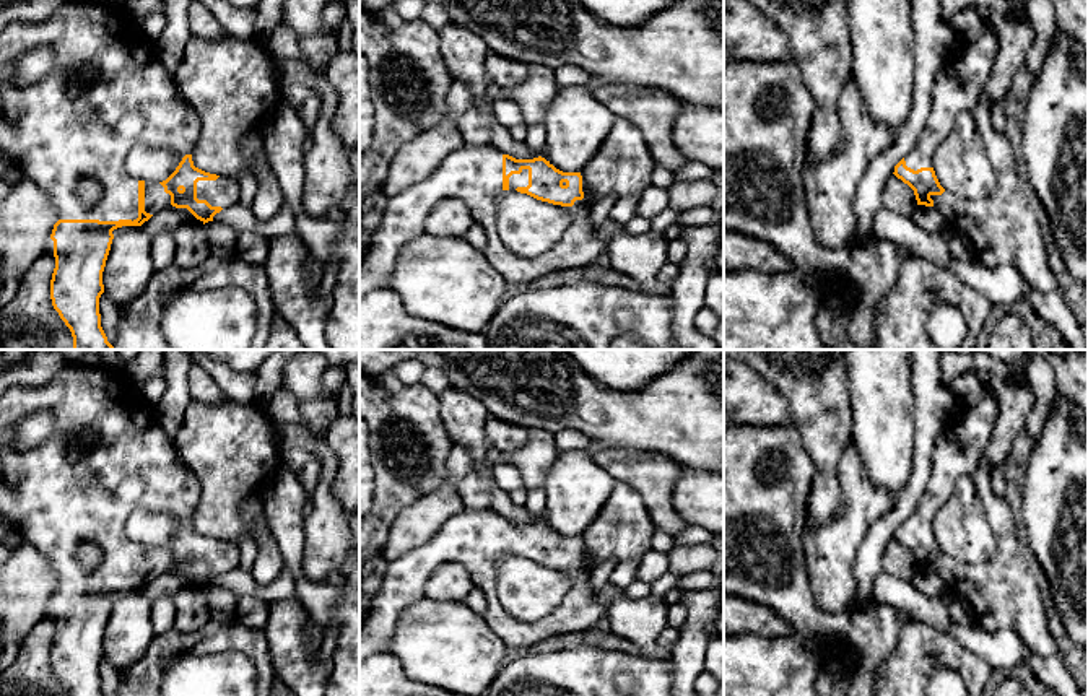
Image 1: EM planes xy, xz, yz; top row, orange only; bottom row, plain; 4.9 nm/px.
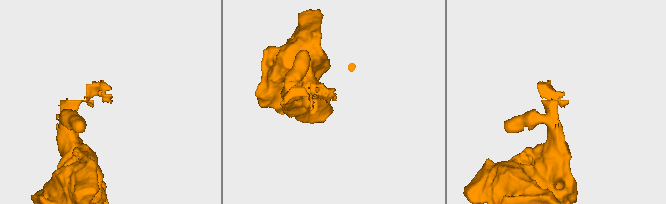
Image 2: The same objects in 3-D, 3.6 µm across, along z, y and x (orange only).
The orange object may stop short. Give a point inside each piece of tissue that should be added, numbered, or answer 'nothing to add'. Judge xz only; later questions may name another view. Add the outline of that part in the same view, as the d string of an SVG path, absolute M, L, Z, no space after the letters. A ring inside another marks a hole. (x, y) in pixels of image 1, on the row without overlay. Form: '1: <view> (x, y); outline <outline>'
1: xz (521, 543); outline M522 533L520 538L512 538L509 542L509 555L516 555L517 551L527 551L529 550L529 533Z

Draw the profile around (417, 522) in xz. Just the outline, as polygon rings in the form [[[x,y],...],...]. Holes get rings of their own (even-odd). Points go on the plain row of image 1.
[[[452,446],[444,483],[398,512],[390,525],[381,558],[389,563],[421,546],[449,517],[460,512],[463,504],[457,486],[470,472],[470,452],[463,446]]]

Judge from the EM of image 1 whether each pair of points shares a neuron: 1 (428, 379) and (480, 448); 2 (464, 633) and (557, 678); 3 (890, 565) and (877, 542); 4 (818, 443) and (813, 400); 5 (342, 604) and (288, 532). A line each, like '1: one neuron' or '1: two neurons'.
1: two neurons
2: two neurons
3: two neurons
4: one neuron
5: one neuron

